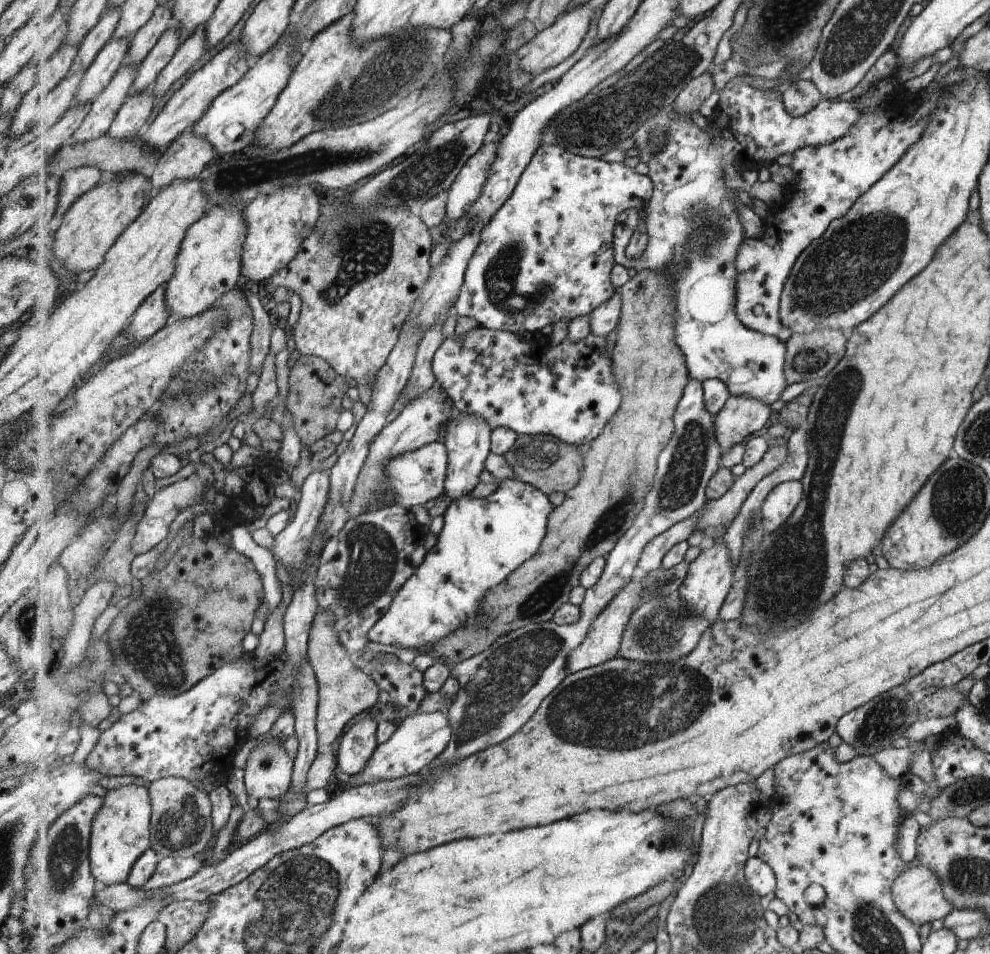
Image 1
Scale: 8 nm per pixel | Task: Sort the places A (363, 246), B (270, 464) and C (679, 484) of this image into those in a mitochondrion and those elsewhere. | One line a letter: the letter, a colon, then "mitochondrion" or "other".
A: mitochondrion
B: other
C: mitochondrion

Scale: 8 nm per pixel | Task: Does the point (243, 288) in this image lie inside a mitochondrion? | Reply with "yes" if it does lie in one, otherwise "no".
no

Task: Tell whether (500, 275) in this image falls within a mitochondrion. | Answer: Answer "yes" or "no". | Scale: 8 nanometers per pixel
yes

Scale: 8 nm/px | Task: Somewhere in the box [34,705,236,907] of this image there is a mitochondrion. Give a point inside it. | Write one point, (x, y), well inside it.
(65, 853)

